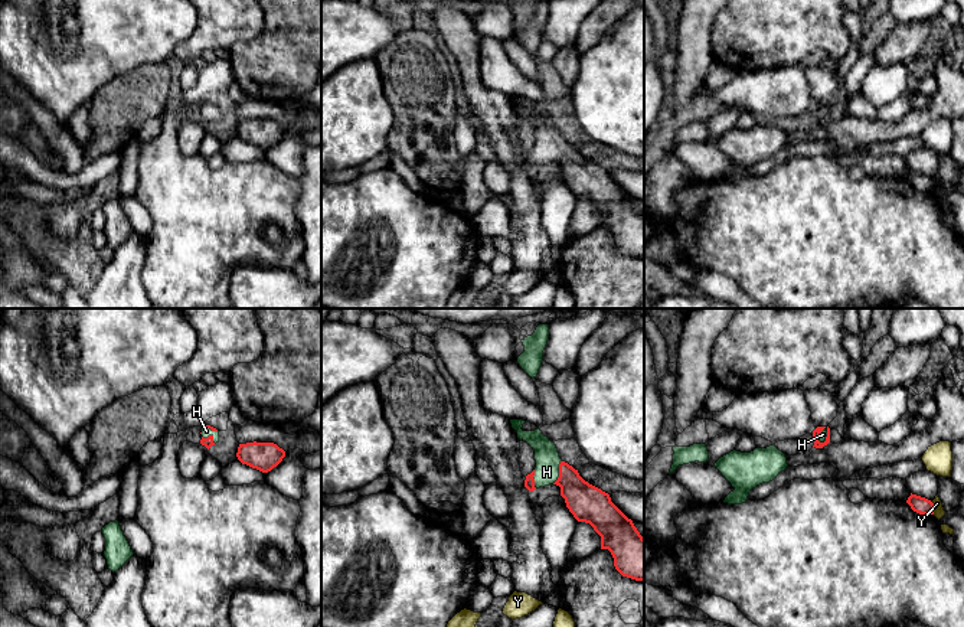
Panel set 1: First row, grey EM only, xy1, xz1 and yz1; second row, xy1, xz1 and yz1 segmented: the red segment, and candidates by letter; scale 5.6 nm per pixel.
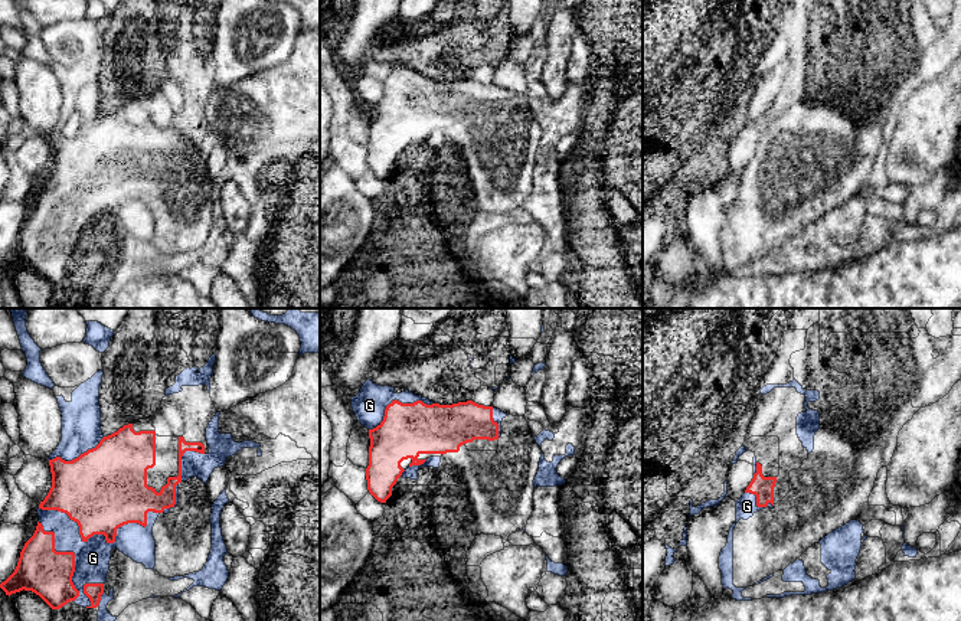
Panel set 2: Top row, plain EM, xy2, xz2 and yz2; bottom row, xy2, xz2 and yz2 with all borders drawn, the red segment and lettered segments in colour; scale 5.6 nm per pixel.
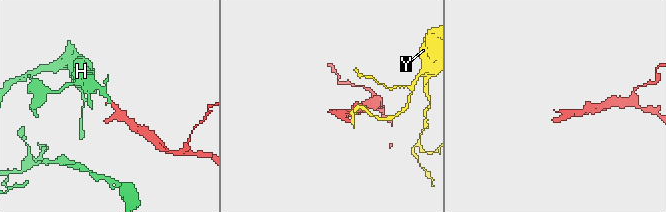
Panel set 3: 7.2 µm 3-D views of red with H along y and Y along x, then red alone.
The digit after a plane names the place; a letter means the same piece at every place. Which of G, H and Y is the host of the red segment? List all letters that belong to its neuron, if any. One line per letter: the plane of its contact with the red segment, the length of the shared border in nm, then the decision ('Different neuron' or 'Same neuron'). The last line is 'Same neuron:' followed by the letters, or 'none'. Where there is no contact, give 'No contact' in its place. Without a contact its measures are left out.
G: Touches red in xy2. Shared border 700 nm. Different neuron
H: Touches red in xz1. Shared border 140 nm. Same neuron
Y: Touches red in yz1. Shared border 70 nm. Different neuron
Same neuron: H

